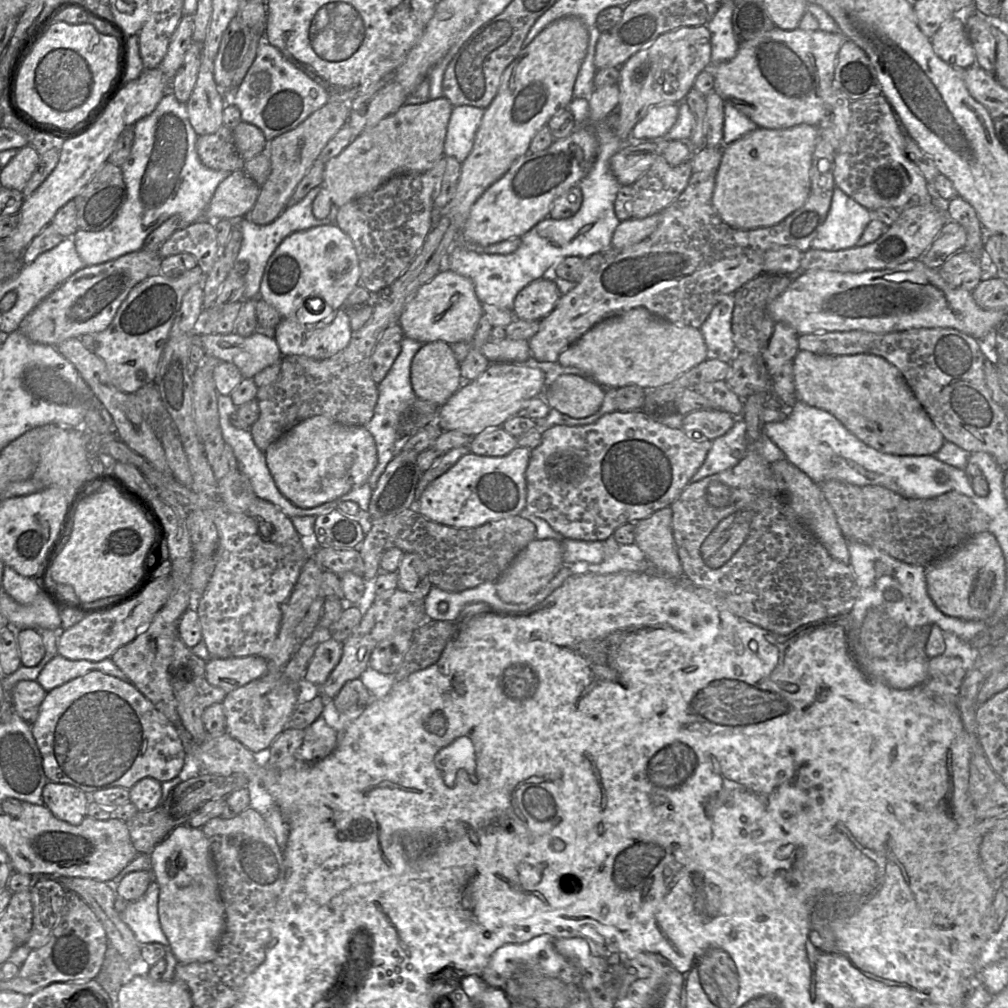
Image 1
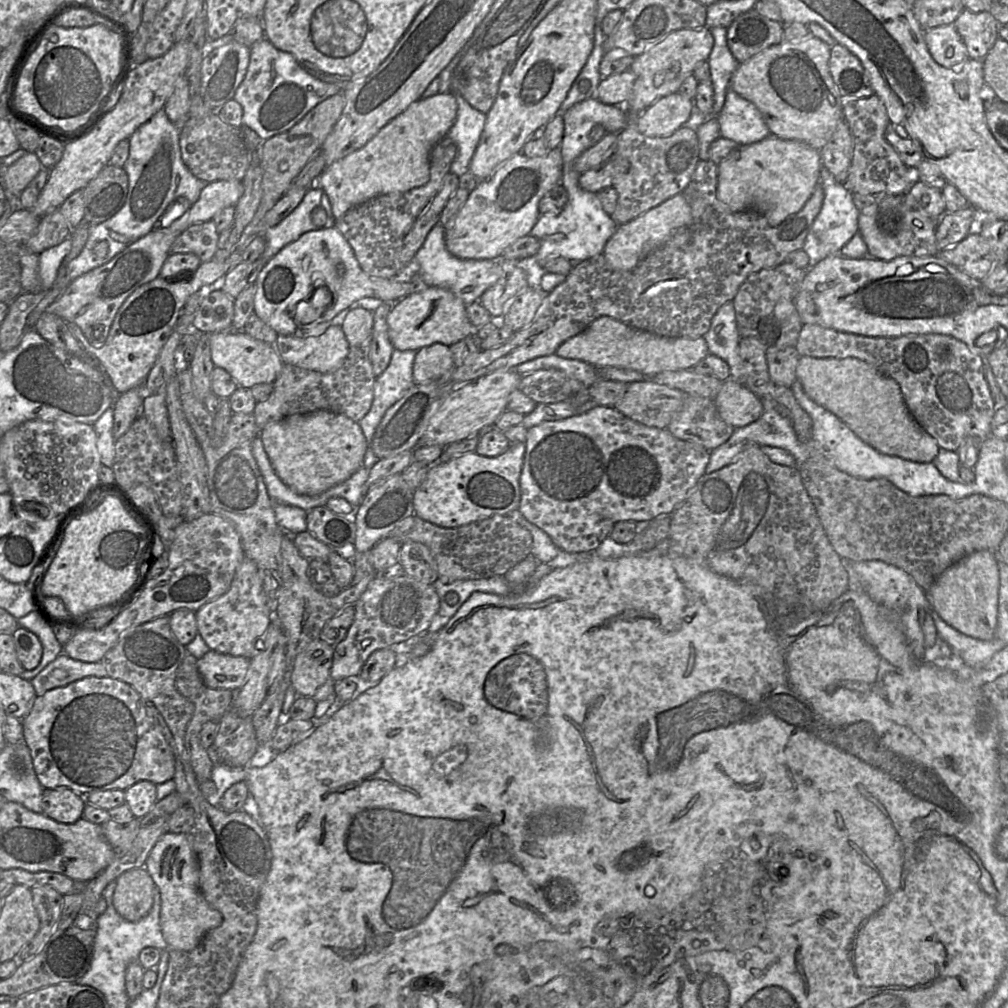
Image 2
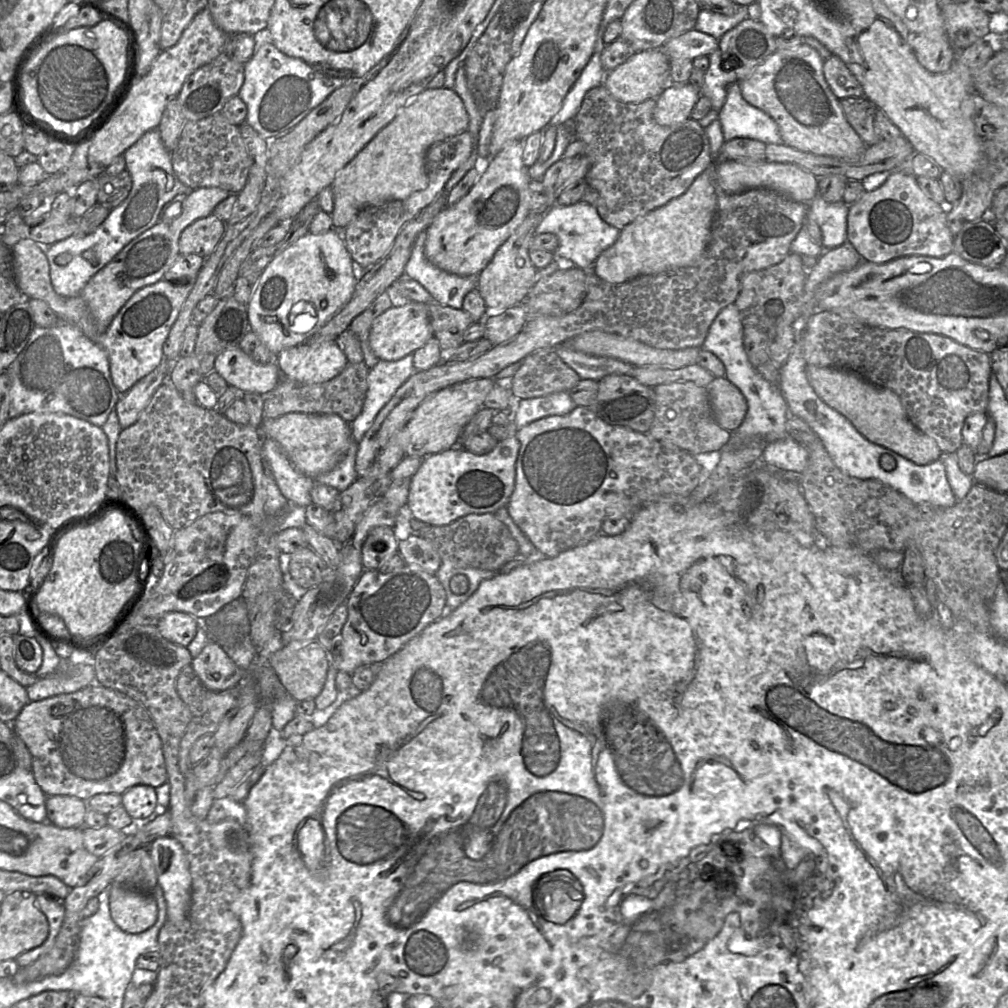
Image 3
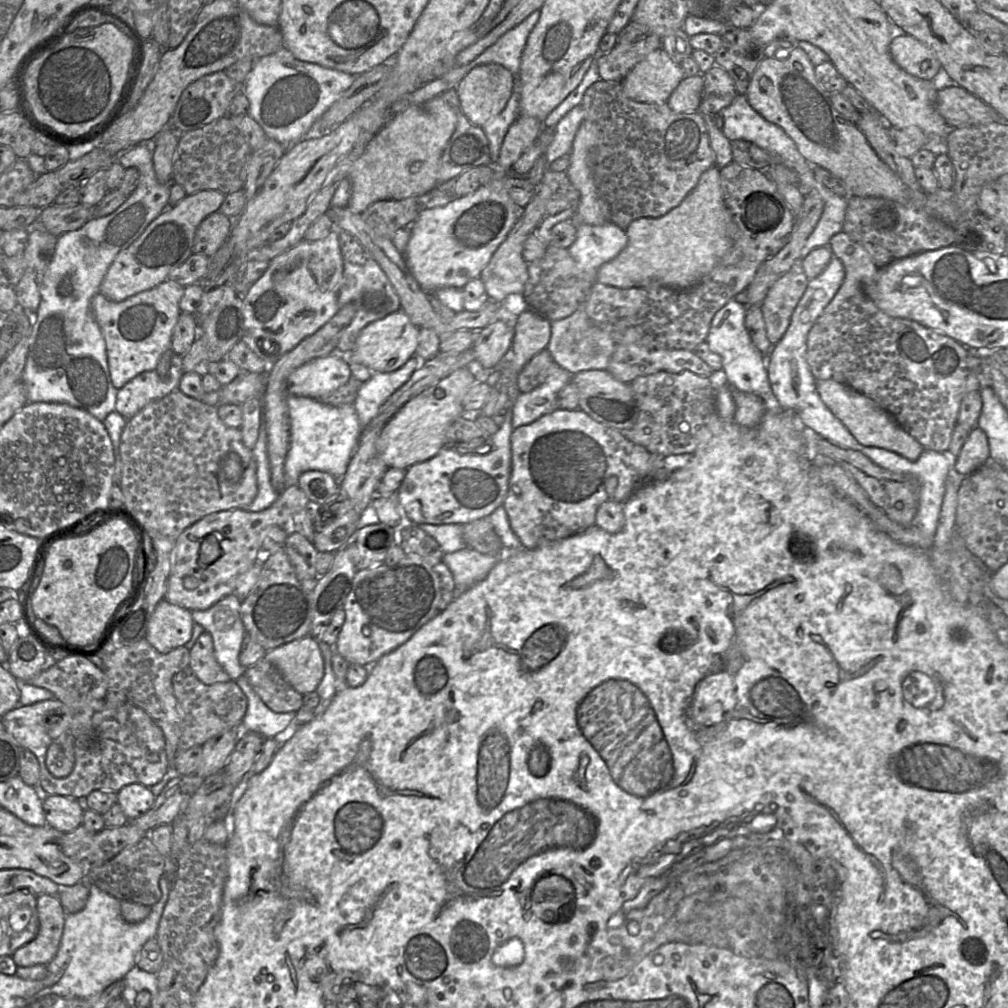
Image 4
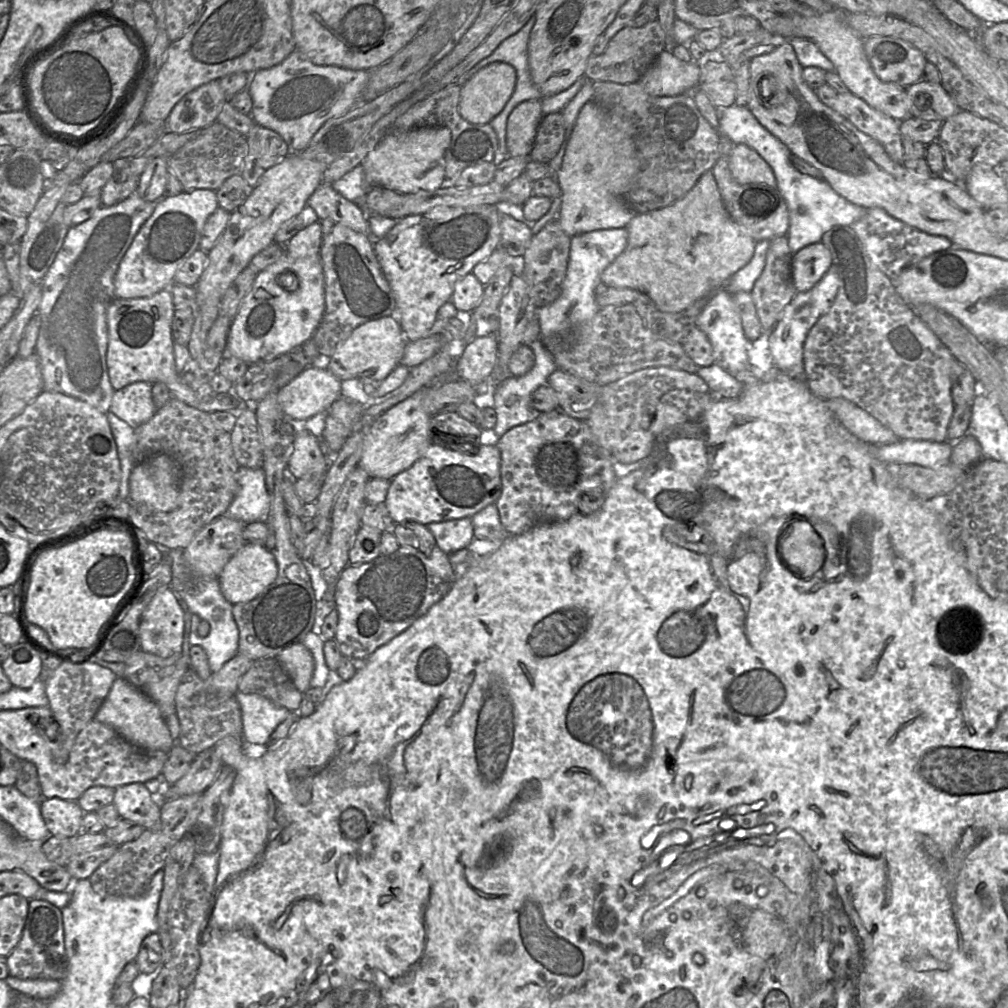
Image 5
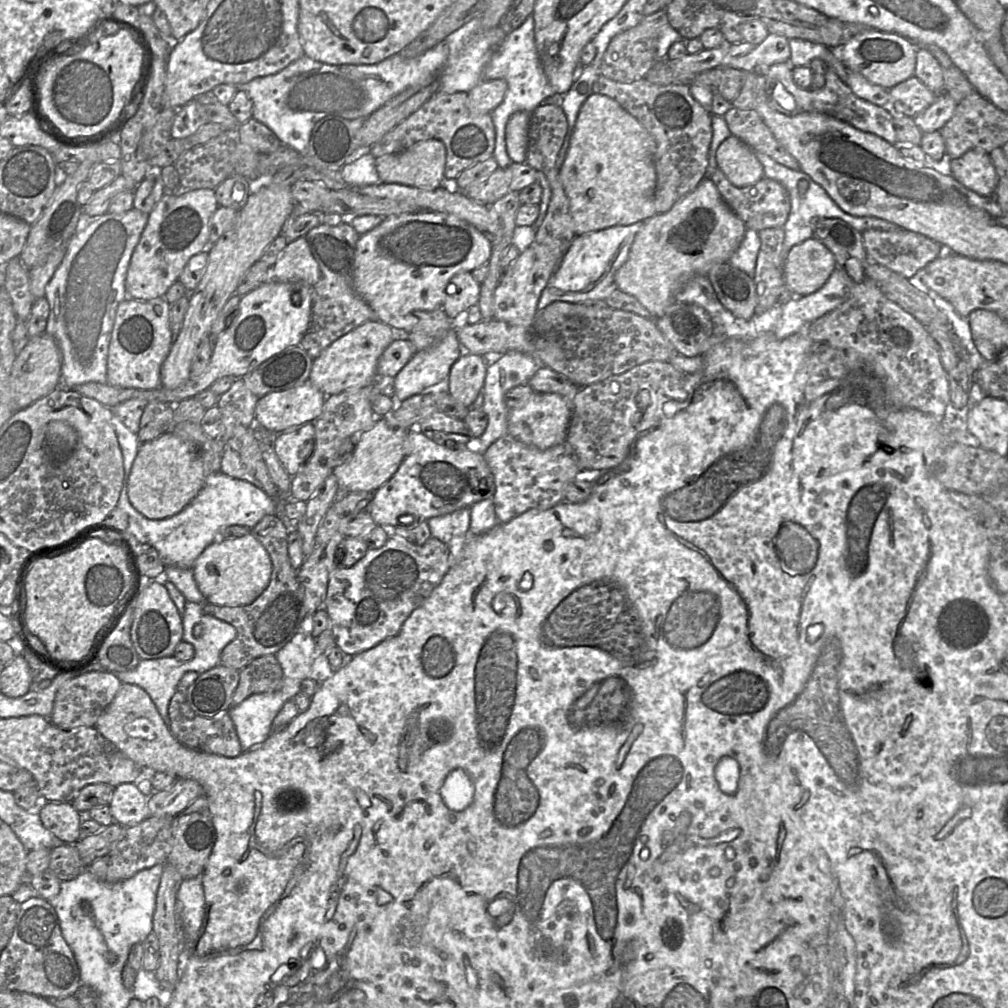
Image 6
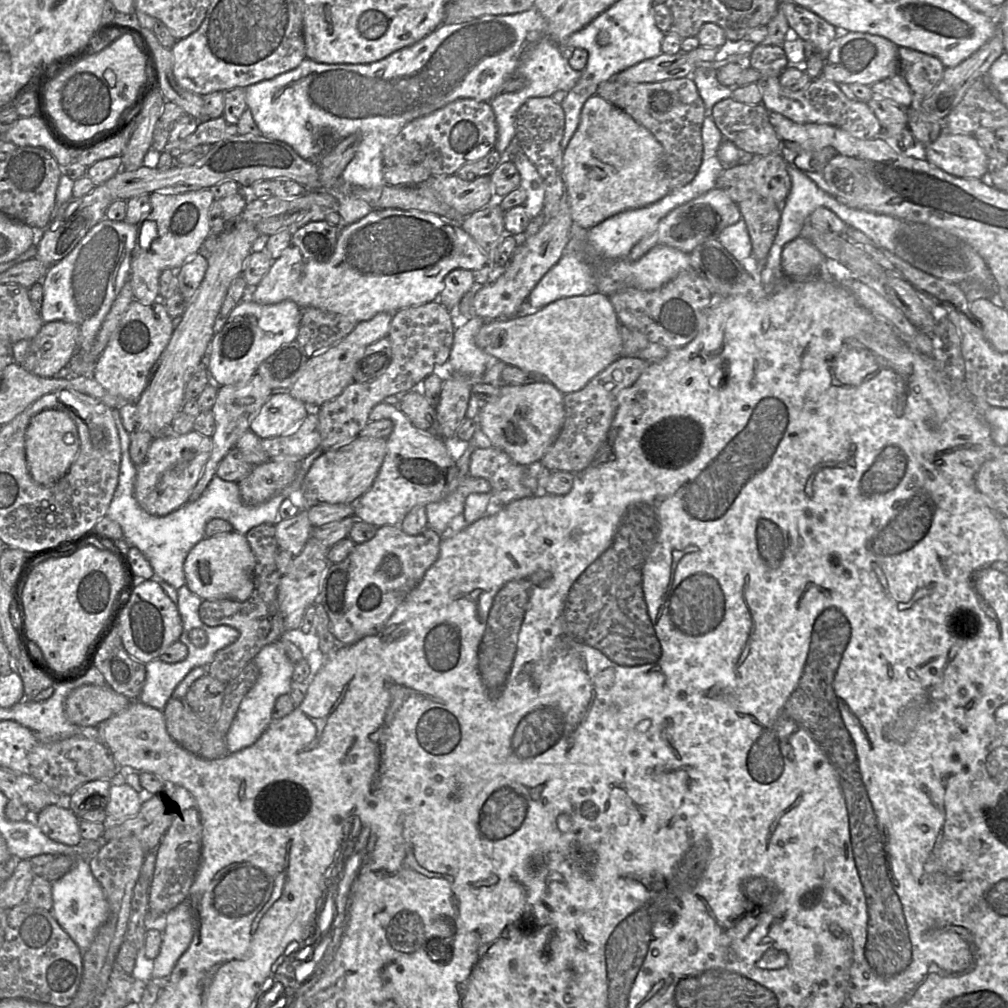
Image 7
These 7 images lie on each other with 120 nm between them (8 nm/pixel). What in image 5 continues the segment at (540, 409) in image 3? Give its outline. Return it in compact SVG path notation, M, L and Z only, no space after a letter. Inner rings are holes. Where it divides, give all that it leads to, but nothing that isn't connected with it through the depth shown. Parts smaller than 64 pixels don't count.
M537 340L533 343L531 343L529 347L533 351L534 356L535 356L535 363L534 363L533 368L523 376L507 377L506 379L504 379L503 381L498 383L498 385L494 389L494 392L490 399L484 399L483 405L494 408L494 410L496 411L496 415L497 415L497 421L496 421L494 428L490 431L484 431L484 432L487 432L486 445L487 444L495 444L496 441L511 428L513 428L517 425L525 424L525 423L535 419L537 417L537 415L540 413L545 413L545 412L538 412L537 410L535 410L532 407L531 395L538 387L546 385L549 376L558 368L556 366L556 363L555 363L551 353L545 348L545 346L542 344L542 342L540 340Z

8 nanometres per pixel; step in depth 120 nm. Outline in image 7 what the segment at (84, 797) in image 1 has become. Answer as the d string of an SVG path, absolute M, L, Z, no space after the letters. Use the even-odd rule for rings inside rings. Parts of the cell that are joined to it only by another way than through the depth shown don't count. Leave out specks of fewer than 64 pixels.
M54 801L37 814L37 825L50 839L75 846L82 840L80 818L67 807L65 801Z

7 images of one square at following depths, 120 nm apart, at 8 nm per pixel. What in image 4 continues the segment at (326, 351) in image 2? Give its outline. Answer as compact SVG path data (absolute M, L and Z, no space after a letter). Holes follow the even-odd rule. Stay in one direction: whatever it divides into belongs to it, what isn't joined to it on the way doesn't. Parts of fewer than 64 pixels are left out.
M339 353L330 354L297 368L289 376L288 392L318 399L346 384L351 376L346 357Z

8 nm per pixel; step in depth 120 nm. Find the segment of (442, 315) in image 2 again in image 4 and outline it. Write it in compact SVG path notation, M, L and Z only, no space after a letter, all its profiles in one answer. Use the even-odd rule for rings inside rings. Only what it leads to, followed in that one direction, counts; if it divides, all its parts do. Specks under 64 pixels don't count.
M400 309L365 326L359 333L353 350L343 356L346 357L348 363L362 364L372 373L395 371L415 355L419 329Z

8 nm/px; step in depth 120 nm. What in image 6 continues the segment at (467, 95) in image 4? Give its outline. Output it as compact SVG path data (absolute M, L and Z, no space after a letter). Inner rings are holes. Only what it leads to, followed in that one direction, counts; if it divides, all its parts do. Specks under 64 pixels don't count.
M482 80L468 92L467 107L472 114L491 113L504 99L508 85L505 80Z

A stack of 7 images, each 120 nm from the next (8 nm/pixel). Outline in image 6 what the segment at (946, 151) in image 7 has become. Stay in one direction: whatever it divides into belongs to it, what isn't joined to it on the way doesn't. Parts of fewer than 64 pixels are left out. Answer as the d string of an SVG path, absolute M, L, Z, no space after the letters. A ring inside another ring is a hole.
M972 149L964 153L961 157L950 160L951 176L959 181L966 188L976 192L981 196L990 196L999 183L990 155L982 149Z

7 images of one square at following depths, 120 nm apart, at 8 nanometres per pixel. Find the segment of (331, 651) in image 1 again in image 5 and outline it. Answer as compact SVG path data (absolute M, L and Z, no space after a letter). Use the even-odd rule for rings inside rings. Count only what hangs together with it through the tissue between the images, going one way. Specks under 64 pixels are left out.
M297 642L282 650L277 659L296 688L305 693L310 688L314 670L314 660L310 650L302 642Z

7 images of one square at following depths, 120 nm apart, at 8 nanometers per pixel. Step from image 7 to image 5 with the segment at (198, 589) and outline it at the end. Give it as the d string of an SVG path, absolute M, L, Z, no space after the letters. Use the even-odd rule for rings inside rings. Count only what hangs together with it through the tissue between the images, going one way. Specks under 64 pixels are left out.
M246 542L226 563L218 582L225 599L234 605L254 599L276 576L272 553L264 545Z

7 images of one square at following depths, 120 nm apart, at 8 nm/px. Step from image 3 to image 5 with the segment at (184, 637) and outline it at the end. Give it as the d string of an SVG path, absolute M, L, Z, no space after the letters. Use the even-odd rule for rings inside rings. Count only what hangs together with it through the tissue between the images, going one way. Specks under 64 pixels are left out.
M160 587L145 610L139 625L140 649L168 658L182 651L184 611L170 587Z

